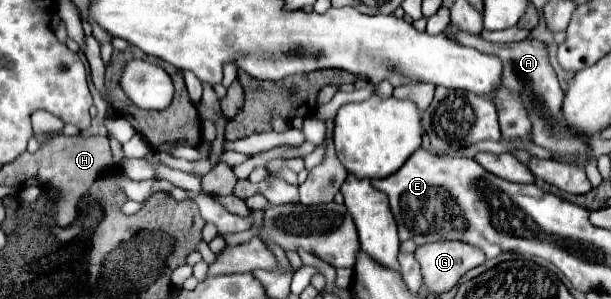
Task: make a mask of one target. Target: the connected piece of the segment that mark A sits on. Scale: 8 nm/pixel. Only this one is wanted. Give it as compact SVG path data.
M453 26L447 28L447 34L457 38L457 42L463 46L471 46L471 48L481 50L485 54L497 54L501 58L501 62L505 66L505 78L503 78L501 86L513 90L515 94L521 94L521 100L525 102L525 108L529 110L529 118L533 124L533 134L531 134L533 144L549 150L553 154L553 158L559 162L567 162L567 158L577 158L579 168L585 168L587 164L595 162L595 158L587 154L591 136L581 134L575 128L567 126L567 122L561 116L561 102L563 102L565 94L559 86L559 80L555 76L553 66L549 64L549 52L547 52L545 42L535 40L535 38L527 38L523 42L493 44L493 42L485 42L481 36L471 36L467 32L459 32L457 28L453 30Z

